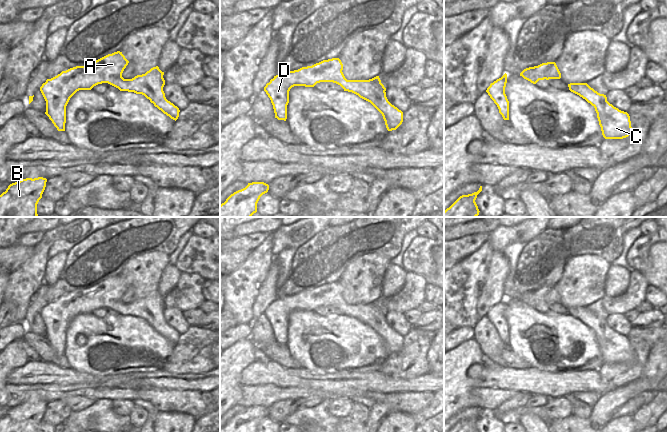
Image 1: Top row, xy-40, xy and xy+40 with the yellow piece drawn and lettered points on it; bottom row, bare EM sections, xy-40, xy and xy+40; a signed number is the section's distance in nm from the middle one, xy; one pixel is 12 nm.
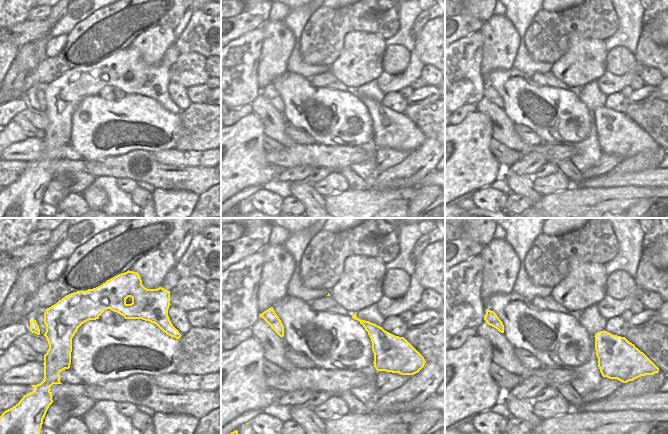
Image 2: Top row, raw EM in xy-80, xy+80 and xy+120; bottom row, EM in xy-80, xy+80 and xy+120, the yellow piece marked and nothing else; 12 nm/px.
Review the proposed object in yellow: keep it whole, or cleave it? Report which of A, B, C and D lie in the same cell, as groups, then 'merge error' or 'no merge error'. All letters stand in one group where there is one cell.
groups A B C D; no merge error

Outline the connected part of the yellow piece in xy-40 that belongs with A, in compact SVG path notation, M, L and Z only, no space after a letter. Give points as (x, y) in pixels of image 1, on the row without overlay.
M117 275L90 288L70 292L47 303L40 315L46 325L45 338L57 354L65 355L66 330L70 322L79 314L91 314L102 307L108 307L120 315L144 319L155 331L176 345L180 334L165 321L164 296L156 290L145 298L124 303L122 297L128 287L122 276Z

